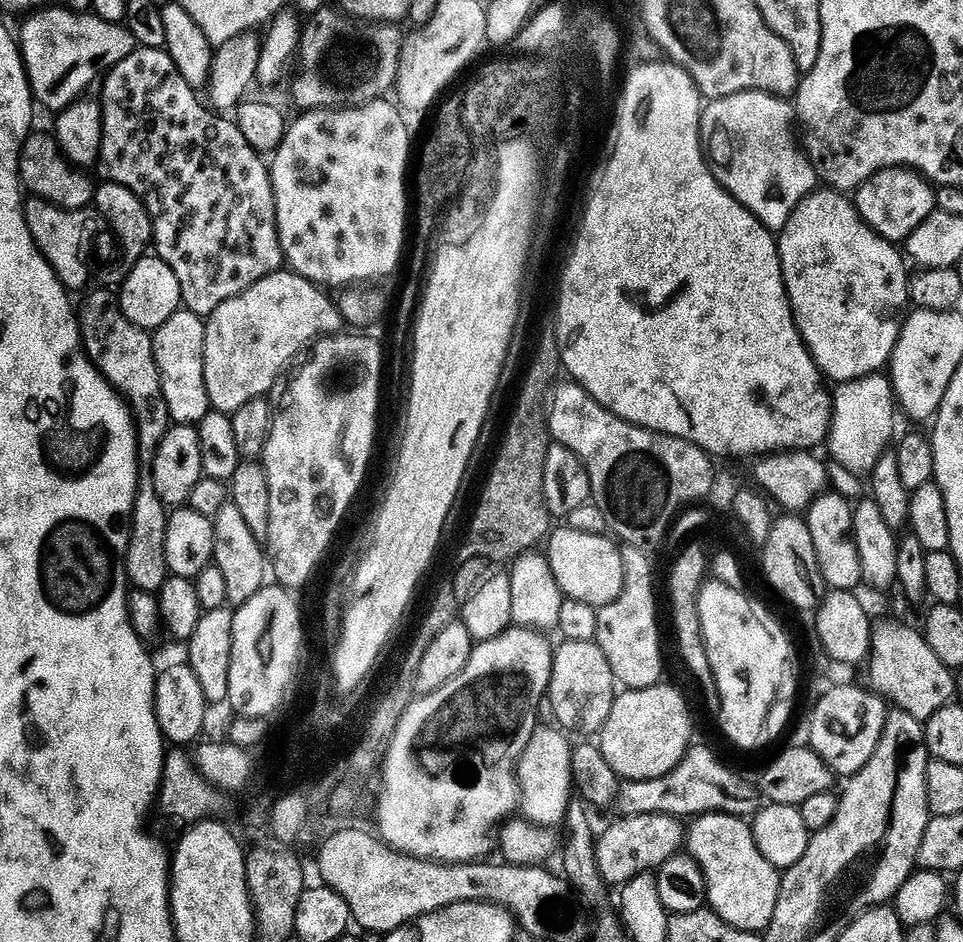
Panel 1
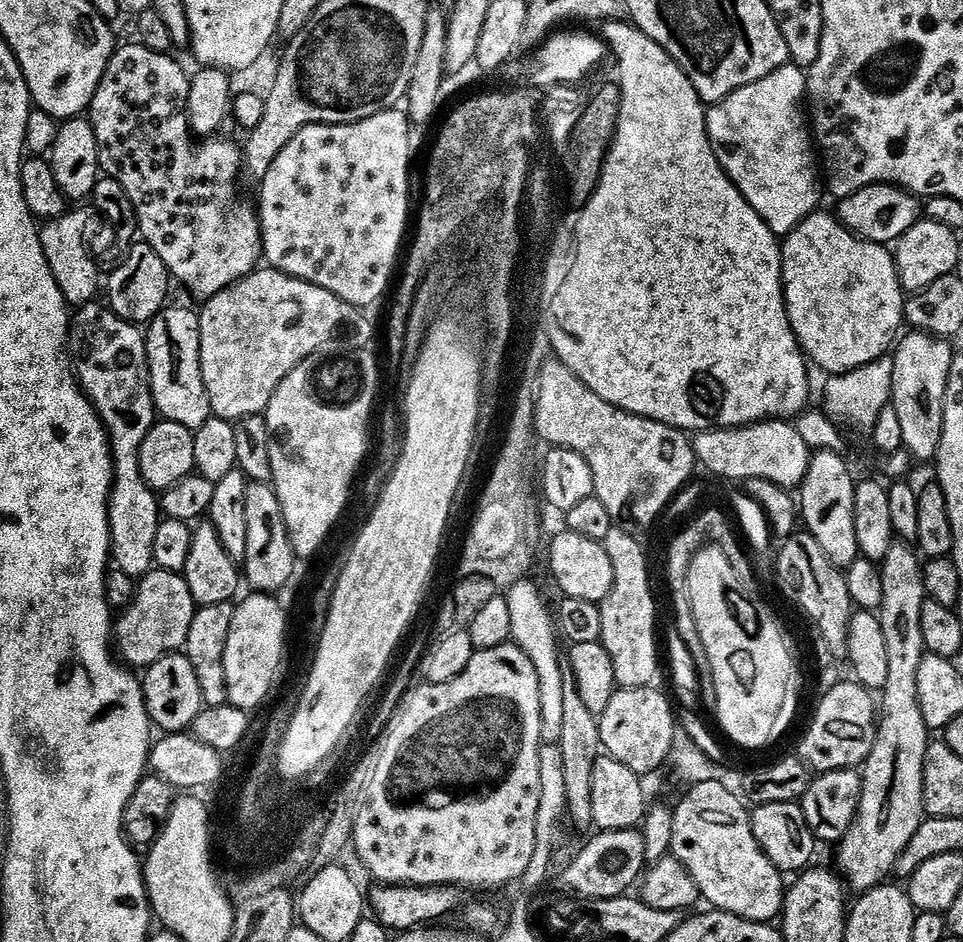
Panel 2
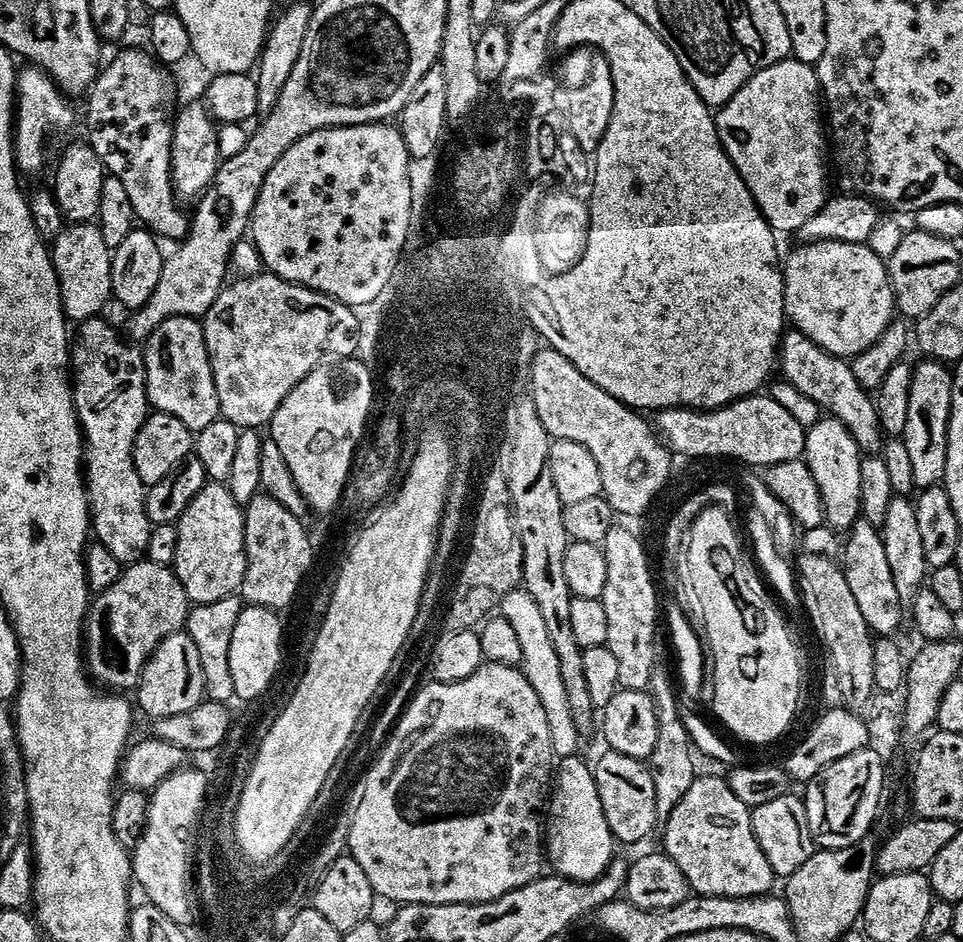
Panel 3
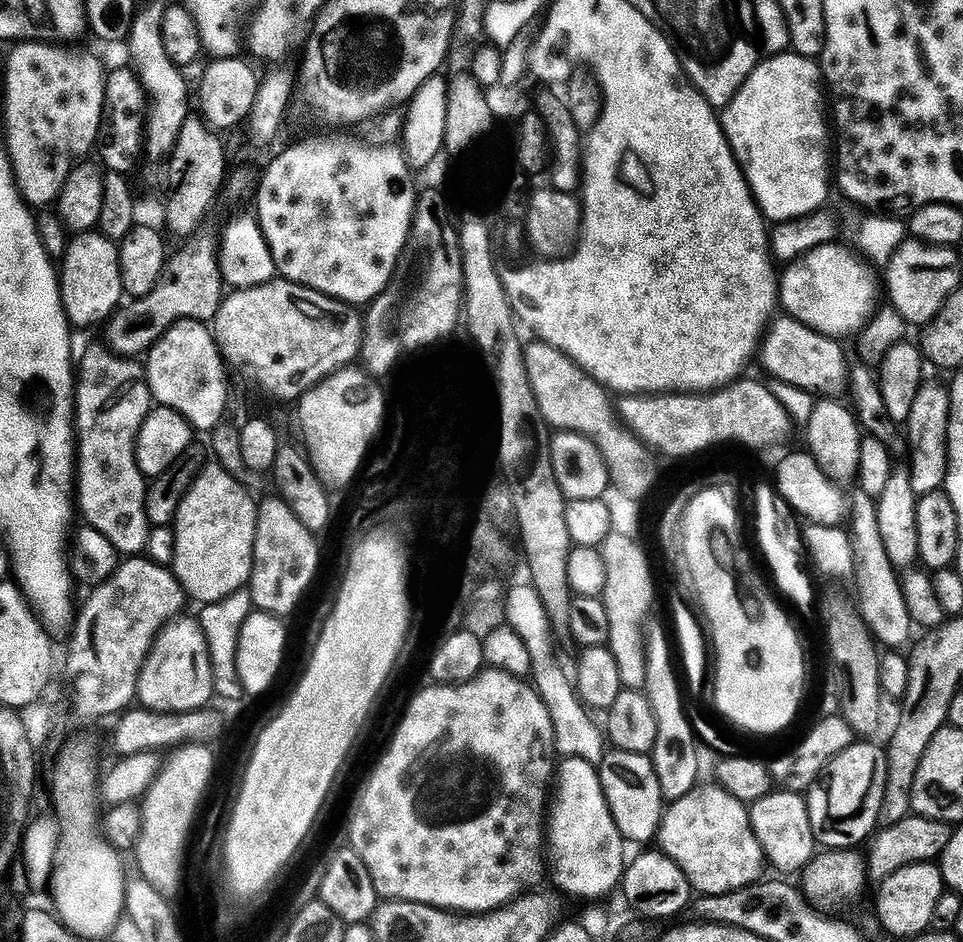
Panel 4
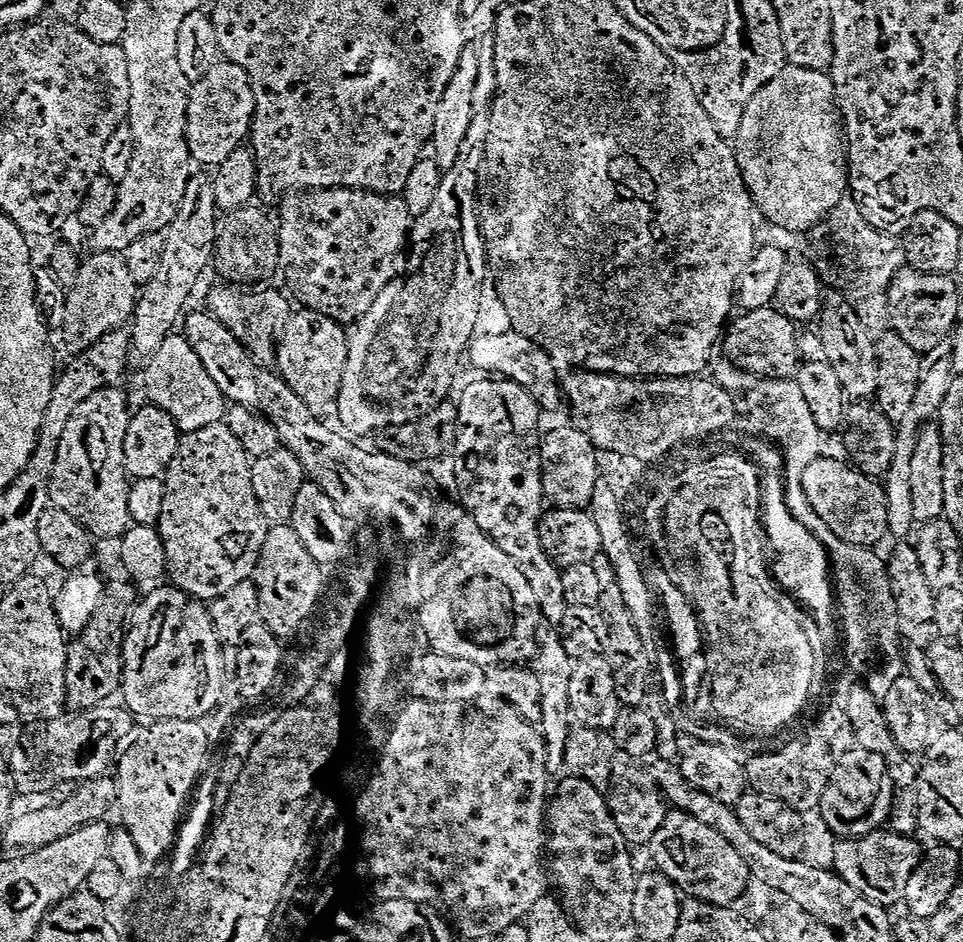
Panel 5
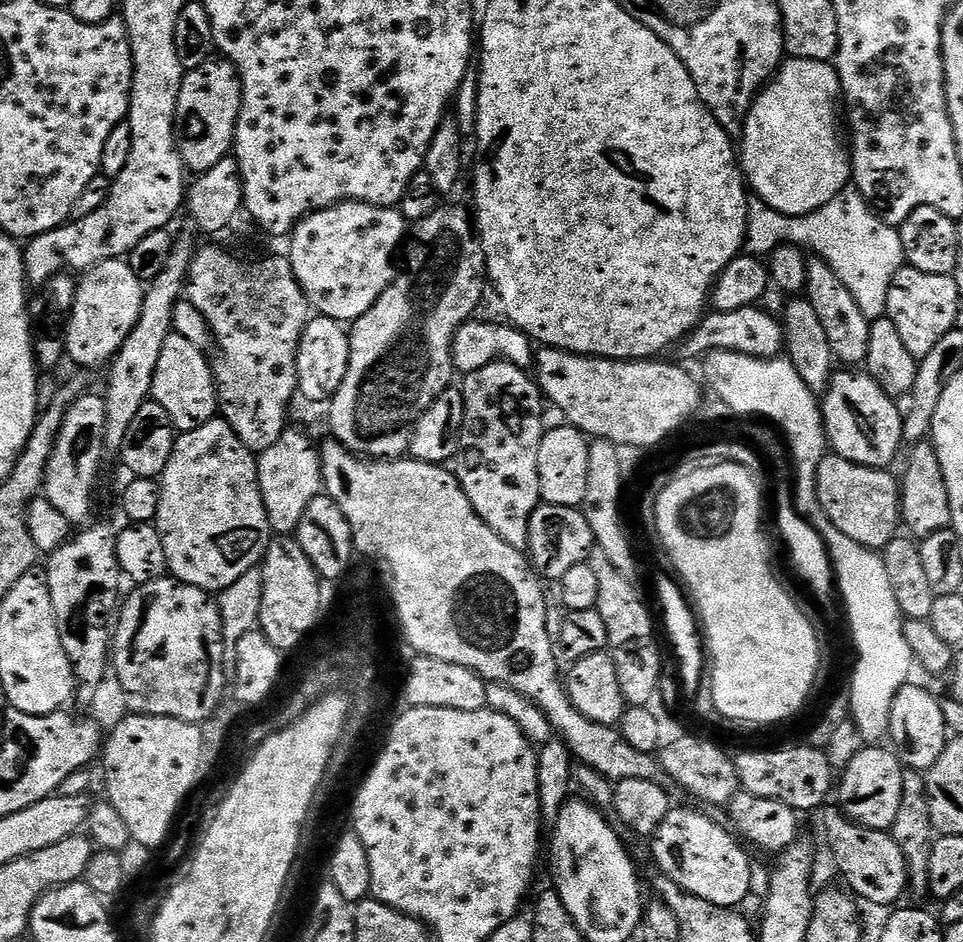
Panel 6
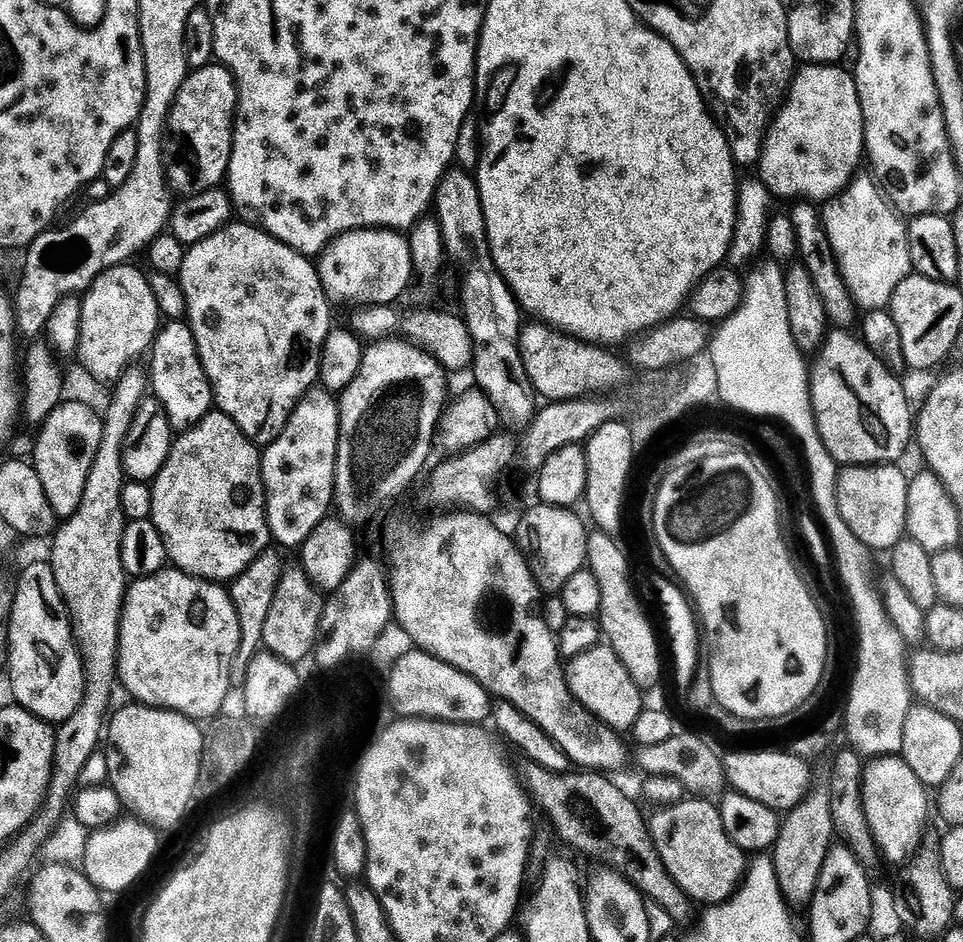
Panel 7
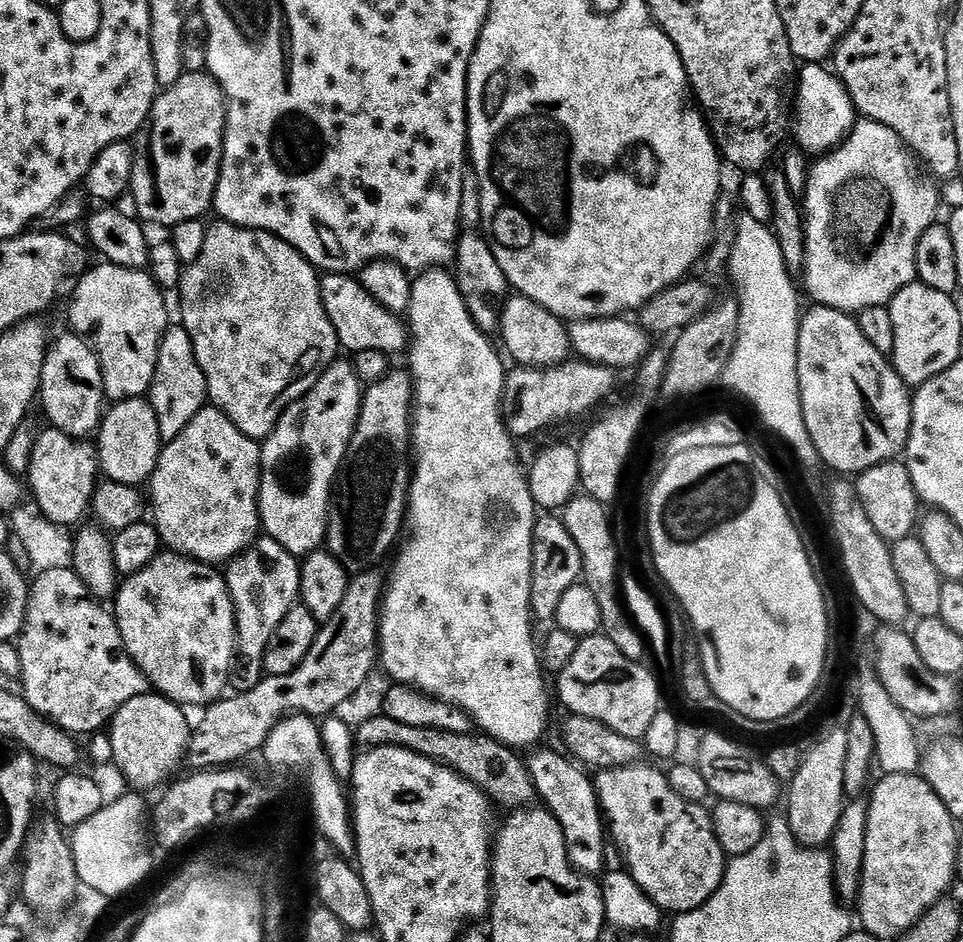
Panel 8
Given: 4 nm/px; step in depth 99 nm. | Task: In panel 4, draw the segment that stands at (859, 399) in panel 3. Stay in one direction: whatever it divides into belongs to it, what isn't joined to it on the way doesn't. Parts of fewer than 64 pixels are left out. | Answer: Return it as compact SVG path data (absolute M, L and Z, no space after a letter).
M784 314L768 324L758 348L758 360L764 363L773 381L780 381L811 394L840 394L849 383L850 362L844 358L839 339L823 336L802 322Z

